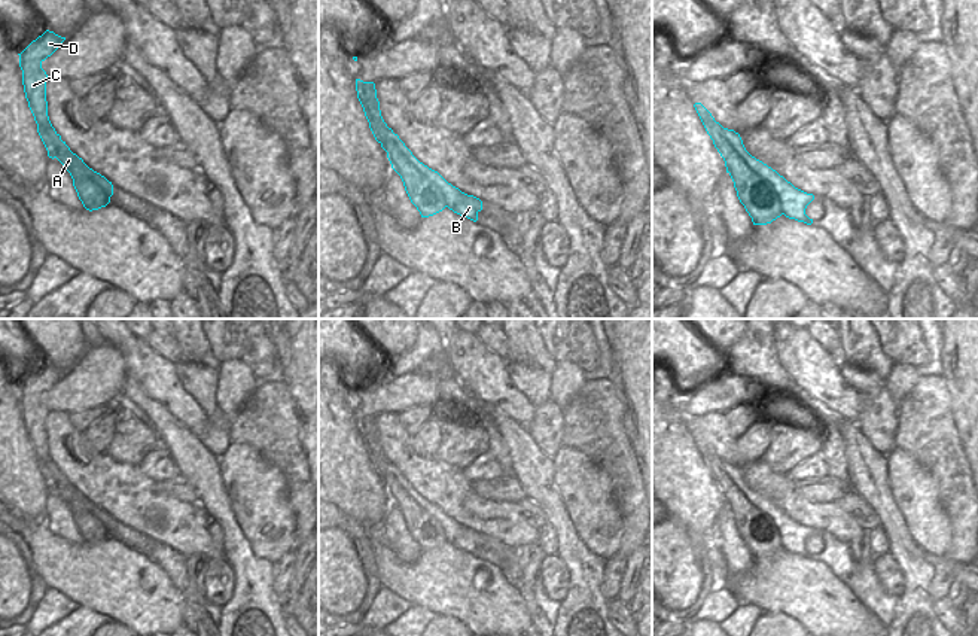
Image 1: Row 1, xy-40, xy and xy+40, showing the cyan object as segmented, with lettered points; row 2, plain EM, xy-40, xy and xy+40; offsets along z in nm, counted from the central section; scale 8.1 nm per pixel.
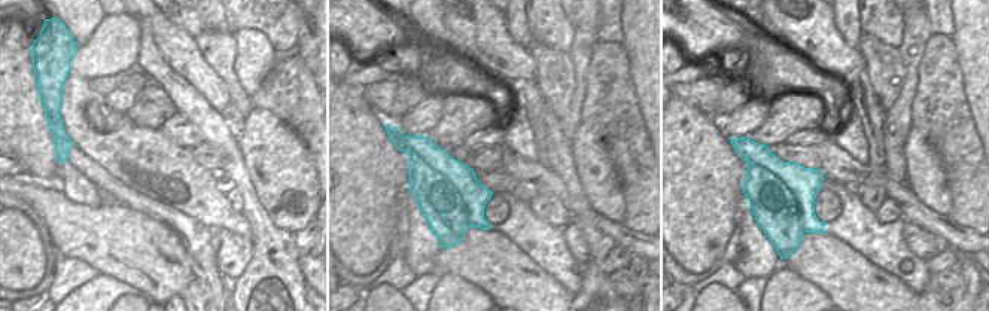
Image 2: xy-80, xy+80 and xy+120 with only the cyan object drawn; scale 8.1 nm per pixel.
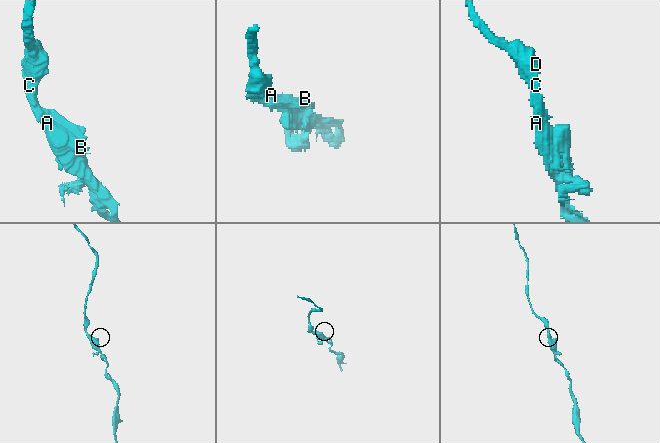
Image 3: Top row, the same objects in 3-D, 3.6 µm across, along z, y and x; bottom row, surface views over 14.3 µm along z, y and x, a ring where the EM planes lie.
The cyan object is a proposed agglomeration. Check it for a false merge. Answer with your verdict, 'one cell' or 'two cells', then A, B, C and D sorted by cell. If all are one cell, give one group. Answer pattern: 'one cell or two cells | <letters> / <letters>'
one cell | A B C D

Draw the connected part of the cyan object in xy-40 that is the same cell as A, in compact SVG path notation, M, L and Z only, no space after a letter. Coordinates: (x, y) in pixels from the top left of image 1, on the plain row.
M46 363L18 387L19 401L22 404L25 432L37 457L37 466L48 484L48 490L52 493L57 492L70 506L79 533L86 544L92 545L110 536L113 518L70 484L48 450L46 416L49 411L42 402L42 396L51 390L64 374L65 371Z

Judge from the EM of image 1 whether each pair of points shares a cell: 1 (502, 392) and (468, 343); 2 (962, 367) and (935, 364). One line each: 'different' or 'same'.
1: same
2: different

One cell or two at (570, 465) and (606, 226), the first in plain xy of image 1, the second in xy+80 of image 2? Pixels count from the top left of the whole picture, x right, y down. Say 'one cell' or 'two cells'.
two cells

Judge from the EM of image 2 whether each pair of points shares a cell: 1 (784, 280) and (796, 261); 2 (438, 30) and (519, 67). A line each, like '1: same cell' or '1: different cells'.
1: different cells
2: different cells

